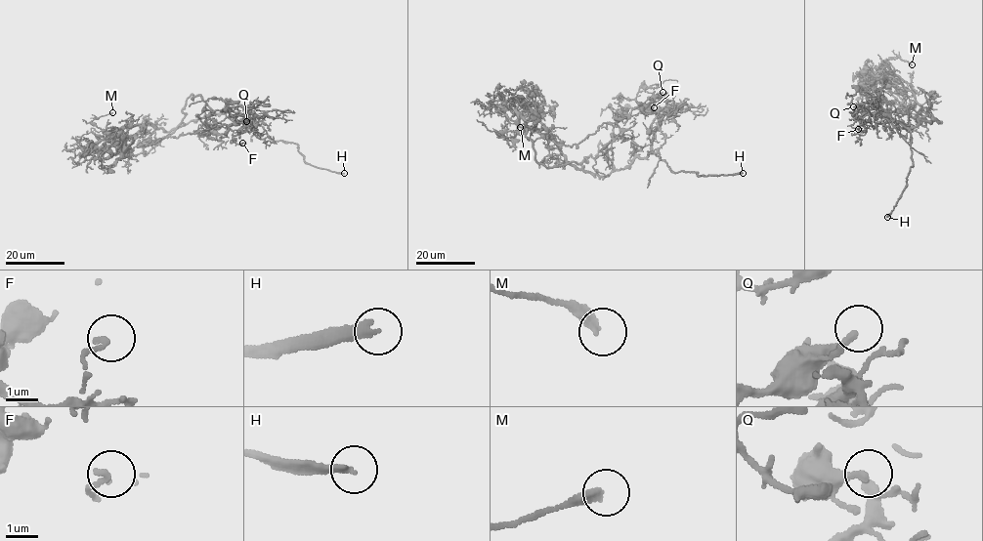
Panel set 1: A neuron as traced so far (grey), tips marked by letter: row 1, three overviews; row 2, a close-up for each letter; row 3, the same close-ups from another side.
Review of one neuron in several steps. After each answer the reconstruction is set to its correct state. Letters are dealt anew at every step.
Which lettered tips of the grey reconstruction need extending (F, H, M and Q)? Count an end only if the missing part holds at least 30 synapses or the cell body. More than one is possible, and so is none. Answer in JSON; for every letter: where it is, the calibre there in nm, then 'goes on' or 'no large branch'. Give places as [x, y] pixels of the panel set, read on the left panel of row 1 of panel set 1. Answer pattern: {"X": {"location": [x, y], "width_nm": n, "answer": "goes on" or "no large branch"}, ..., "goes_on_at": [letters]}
{"F": {"location": [242, 143], "width_nm": 170, "answer": "no large branch"}, "H": {"location": [344, 173], "width_nm": 240, "answer": "goes on"}, "M": {"location": [112, 112], "width_nm": 360, "answer": "no large branch"}, "Q": {"location": [246, 121], "width_nm": 220, "answer": "no large branch"}, "goes_on_at": ["H"]}

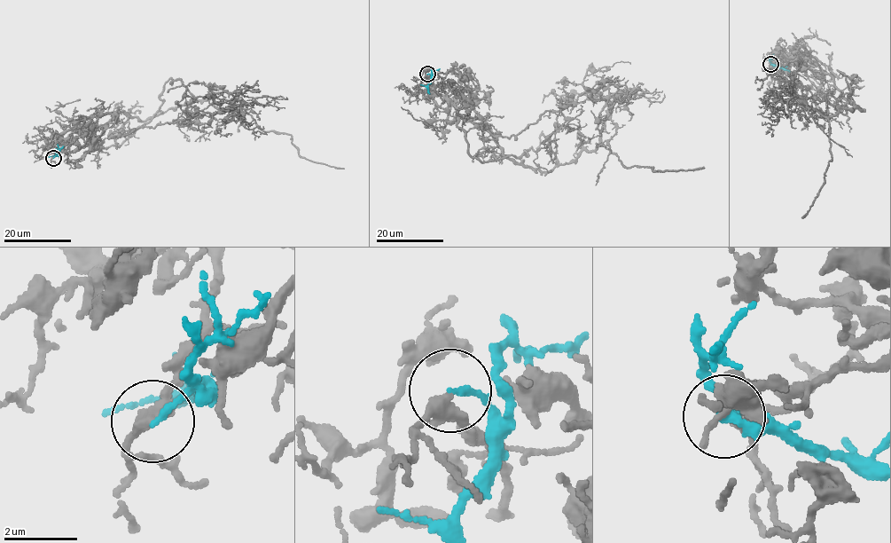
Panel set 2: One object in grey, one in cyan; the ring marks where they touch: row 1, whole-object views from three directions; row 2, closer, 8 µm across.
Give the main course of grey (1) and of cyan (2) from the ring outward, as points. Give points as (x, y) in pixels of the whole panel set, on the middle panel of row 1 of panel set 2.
1: (426, 74), (507, 157), (545, 172), (599, 144), (609, 104), (583, 85), (586, 73), (630, 64)
2: (427, 74), (431, 80), (428, 84), (429, 93)

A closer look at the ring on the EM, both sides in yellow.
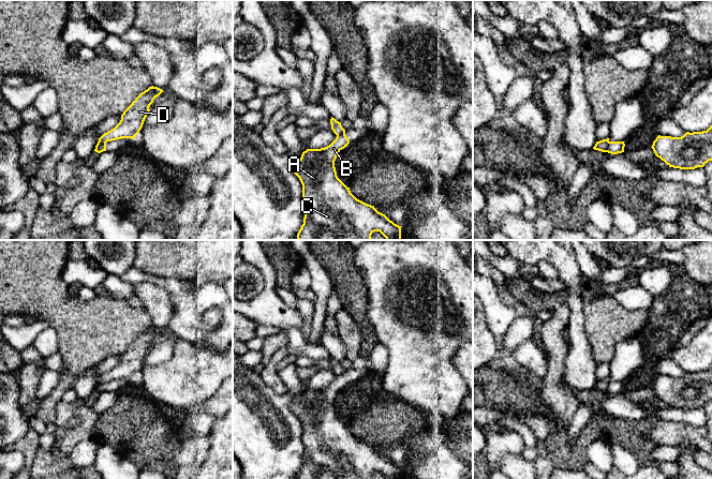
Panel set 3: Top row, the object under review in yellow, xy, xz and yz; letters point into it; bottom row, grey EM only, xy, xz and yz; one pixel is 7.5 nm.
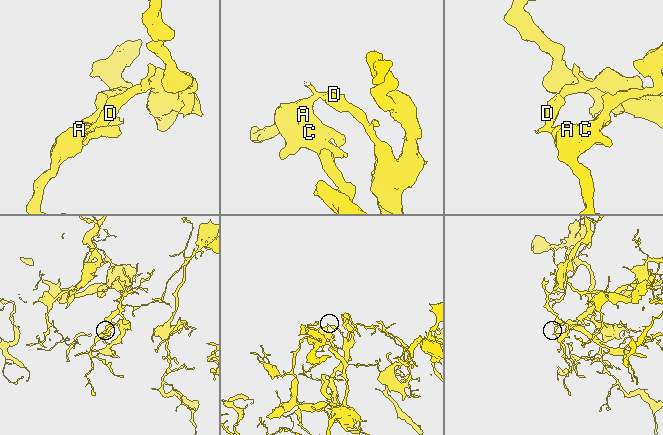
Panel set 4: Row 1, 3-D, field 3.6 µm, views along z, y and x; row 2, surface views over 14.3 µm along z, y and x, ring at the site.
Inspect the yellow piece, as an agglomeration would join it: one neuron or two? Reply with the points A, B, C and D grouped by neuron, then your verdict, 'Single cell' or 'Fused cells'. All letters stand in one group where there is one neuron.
Groups: A B C D. Single cell

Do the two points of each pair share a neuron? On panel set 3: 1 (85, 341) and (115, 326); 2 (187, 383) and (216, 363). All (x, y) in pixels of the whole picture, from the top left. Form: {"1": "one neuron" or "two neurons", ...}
{"1": "one neuron", "2": "one neuron"}

